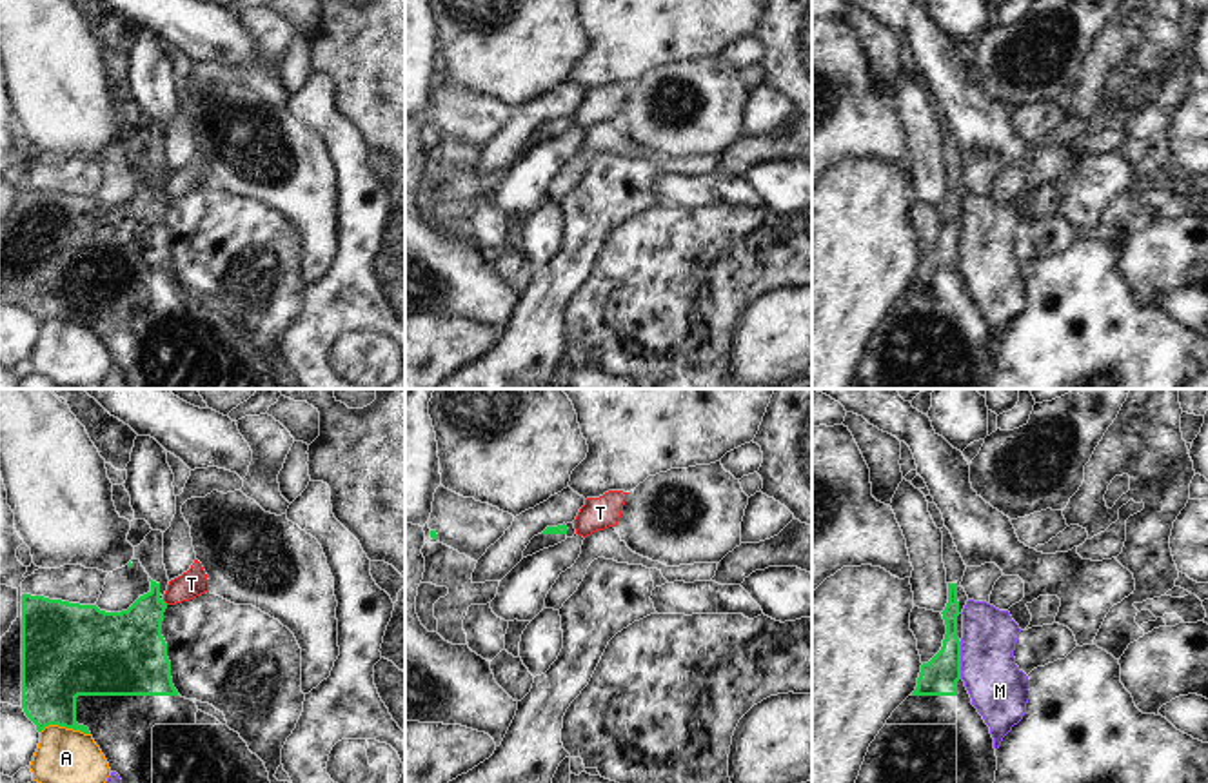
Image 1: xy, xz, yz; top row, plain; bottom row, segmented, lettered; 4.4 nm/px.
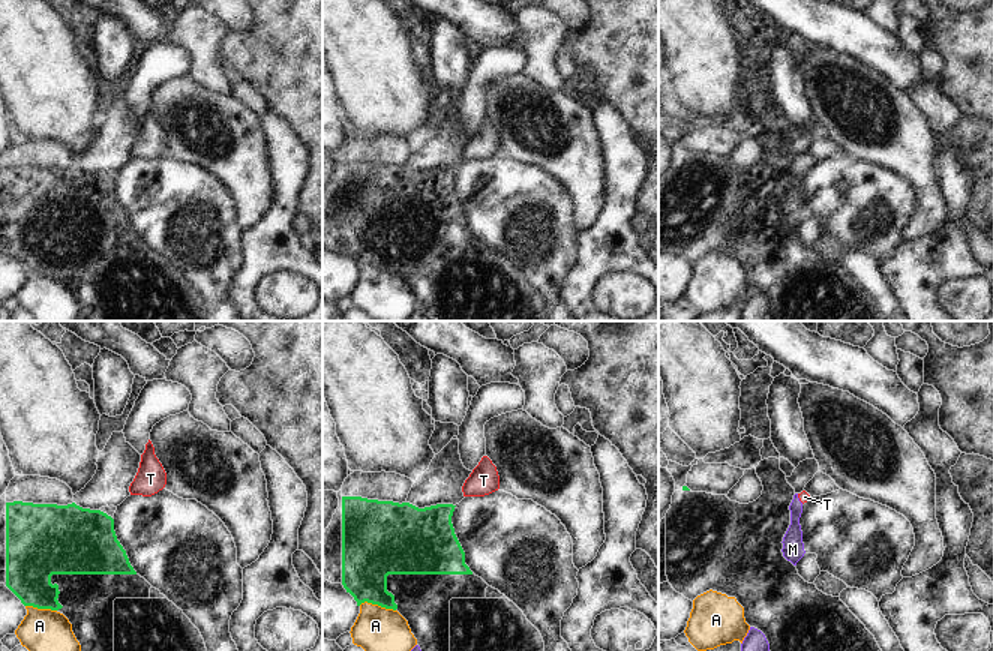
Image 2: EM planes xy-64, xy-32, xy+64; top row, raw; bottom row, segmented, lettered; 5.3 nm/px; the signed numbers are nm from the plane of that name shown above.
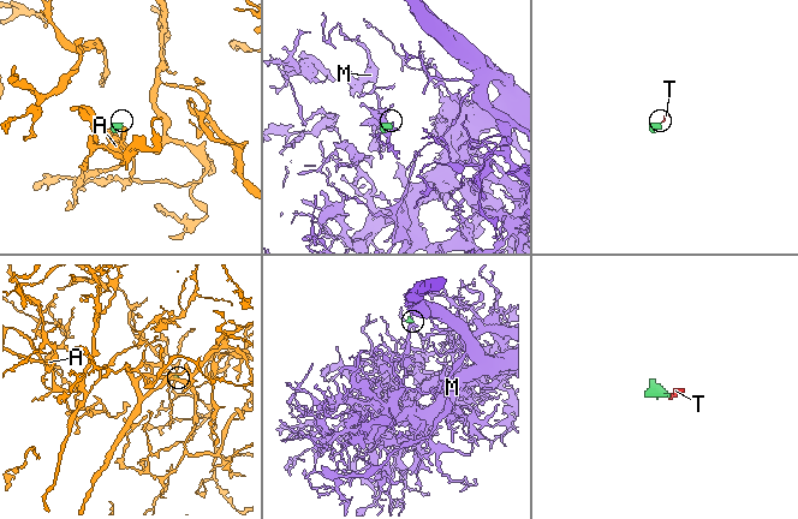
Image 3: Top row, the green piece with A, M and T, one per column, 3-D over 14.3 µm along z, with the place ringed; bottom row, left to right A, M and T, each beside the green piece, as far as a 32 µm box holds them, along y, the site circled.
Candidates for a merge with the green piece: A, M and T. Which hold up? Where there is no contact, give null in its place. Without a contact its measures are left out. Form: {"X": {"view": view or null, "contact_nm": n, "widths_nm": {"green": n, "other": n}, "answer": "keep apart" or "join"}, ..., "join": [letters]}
{"A": {"view": "xy", "contact_nm": 220, "widths_nm": {"green": 300, "other": 240}, "answer": "keep apart"}, "M": {"view": "yz", "contact_nm": 170, "widths_nm": {"green": 170, "other": 260}, "answer": "keep apart"}, "T": {"view": "xy", "contact_nm": 40, "widths_nm": {"green": 320, "other": 120}, "answer": "keep apart"}, "join": []}

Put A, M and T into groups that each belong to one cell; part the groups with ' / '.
A / M T

